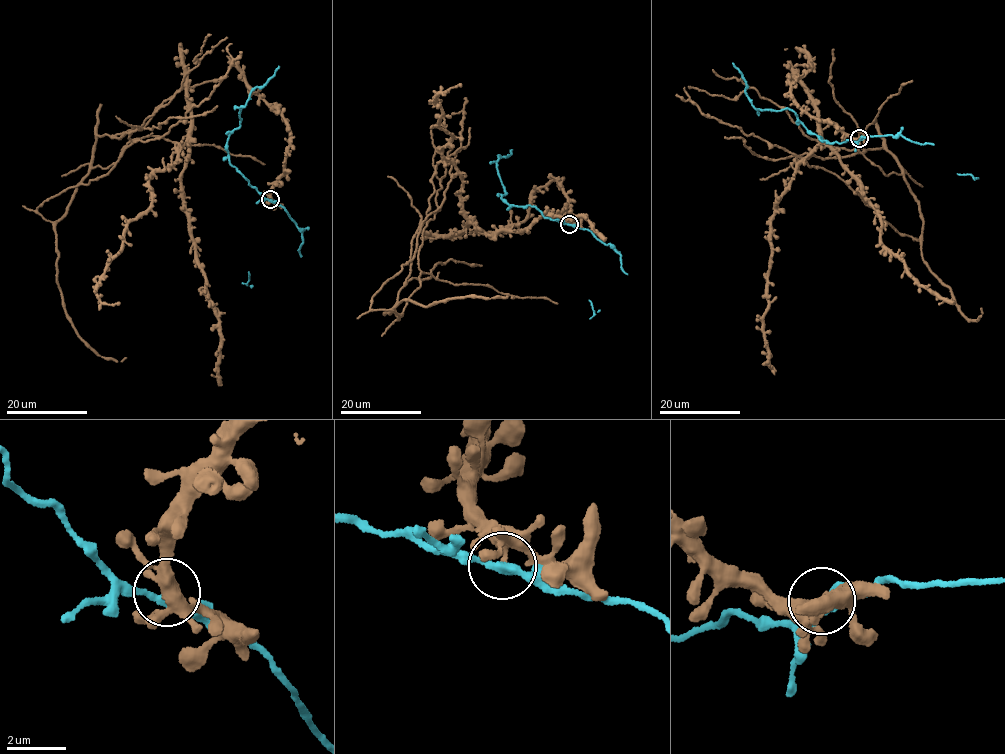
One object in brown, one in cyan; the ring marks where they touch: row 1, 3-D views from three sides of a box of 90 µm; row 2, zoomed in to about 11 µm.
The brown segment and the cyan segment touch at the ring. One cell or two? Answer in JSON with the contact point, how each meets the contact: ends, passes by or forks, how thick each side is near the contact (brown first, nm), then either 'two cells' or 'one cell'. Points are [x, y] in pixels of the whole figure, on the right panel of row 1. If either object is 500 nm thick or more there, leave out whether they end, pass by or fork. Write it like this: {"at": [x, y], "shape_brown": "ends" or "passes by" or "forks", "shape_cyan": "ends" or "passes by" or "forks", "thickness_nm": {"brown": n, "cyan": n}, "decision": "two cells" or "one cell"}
{"at": [859, 138], "shape_brown": "ends", "shape_cyan": "passes by", "thickness_nm": {"brown": 300, "cyan": 280}, "decision": "two cells"}

